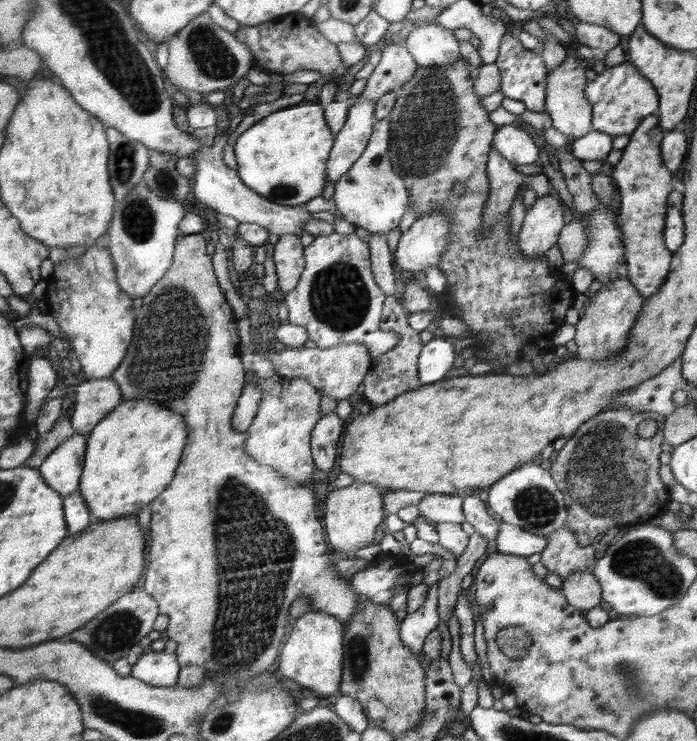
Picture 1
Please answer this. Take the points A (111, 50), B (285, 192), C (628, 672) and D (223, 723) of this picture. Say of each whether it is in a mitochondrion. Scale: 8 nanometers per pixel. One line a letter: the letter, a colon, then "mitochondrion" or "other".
A: mitochondrion
B: mitochondrion
C: mitochondrion
D: mitochondrion

